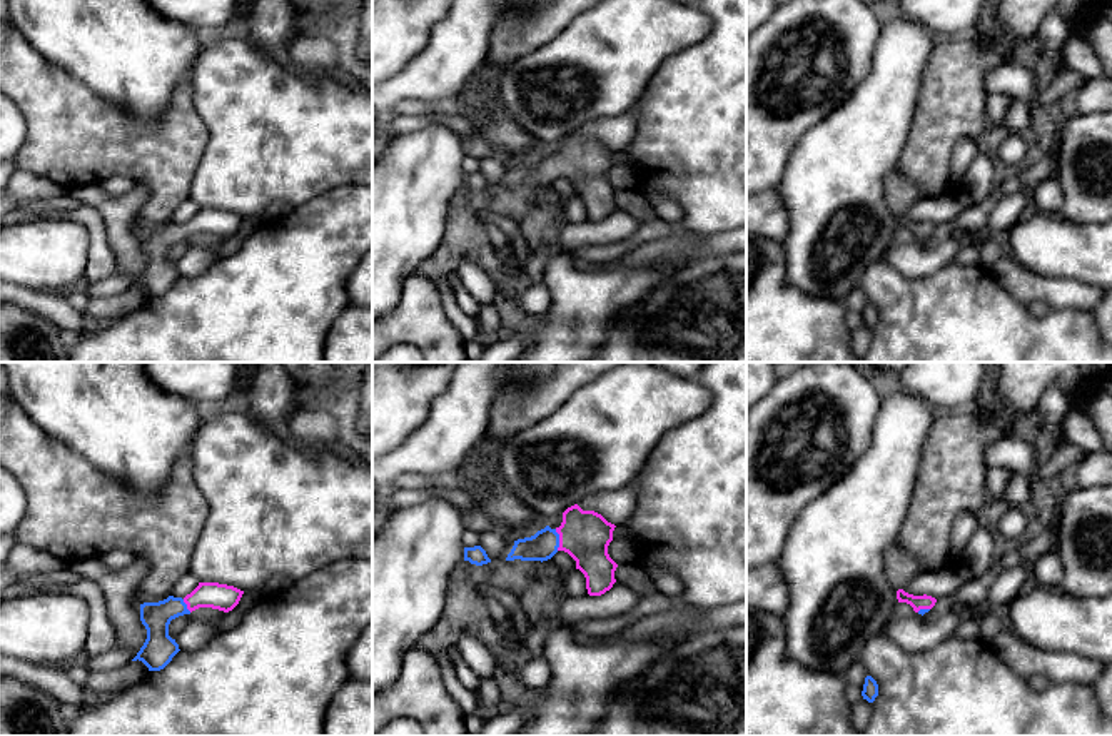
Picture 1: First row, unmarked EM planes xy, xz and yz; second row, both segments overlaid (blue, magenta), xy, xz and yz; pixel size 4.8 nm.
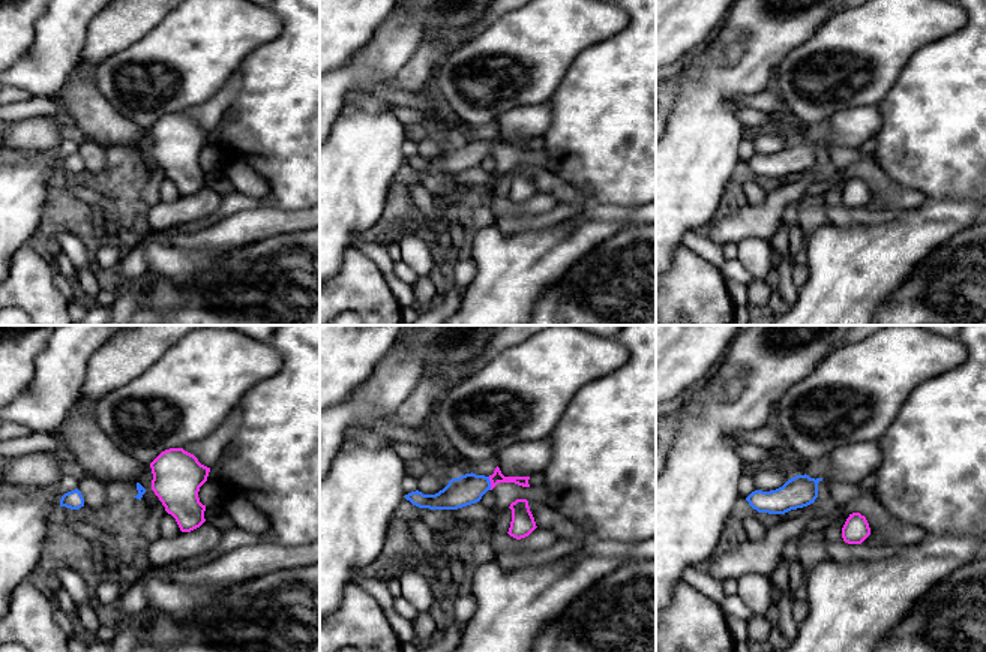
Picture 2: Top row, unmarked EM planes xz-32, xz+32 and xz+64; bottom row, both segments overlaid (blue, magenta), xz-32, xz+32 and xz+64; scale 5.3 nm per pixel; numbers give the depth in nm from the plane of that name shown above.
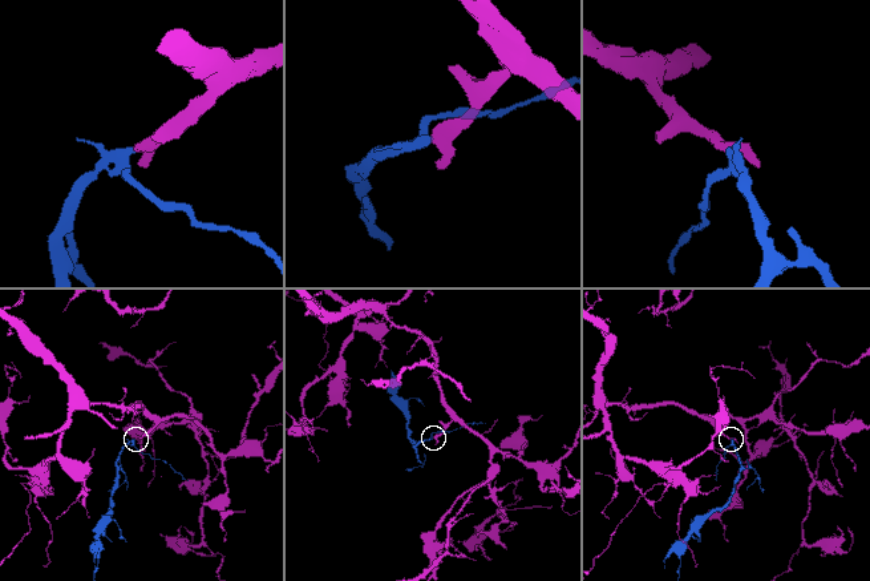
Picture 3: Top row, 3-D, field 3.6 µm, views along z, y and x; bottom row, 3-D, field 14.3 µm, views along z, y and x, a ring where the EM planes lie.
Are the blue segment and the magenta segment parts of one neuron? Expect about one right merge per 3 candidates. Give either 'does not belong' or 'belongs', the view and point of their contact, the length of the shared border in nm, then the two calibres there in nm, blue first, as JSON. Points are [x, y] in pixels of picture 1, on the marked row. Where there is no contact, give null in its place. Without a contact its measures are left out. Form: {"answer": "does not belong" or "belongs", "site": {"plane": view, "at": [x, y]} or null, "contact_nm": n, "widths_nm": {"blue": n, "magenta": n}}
{"answer": "belongs", "site": {"plane": "xz", "at": [558, 539]}, "contact_nm": 110, "widths_nm": {"blue": 140, "magenta": 240}}

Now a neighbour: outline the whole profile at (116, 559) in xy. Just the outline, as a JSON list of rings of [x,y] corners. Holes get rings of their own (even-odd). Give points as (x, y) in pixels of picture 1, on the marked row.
[[[110,551],[100,556],[100,561],[110,569],[110,571],[122,571],[127,566],[132,564],[135,559],[134,554],[127,551]]]

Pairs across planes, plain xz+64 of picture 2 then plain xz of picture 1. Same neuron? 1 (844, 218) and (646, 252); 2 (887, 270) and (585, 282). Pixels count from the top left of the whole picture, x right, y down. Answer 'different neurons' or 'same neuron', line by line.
1: different neurons
2: same neuron

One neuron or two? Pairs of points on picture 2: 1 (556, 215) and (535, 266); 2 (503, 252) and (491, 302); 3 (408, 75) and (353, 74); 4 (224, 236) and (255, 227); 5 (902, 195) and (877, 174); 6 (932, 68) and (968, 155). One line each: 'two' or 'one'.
1: two
2: one
3: two
4: one
5: one
6: one

